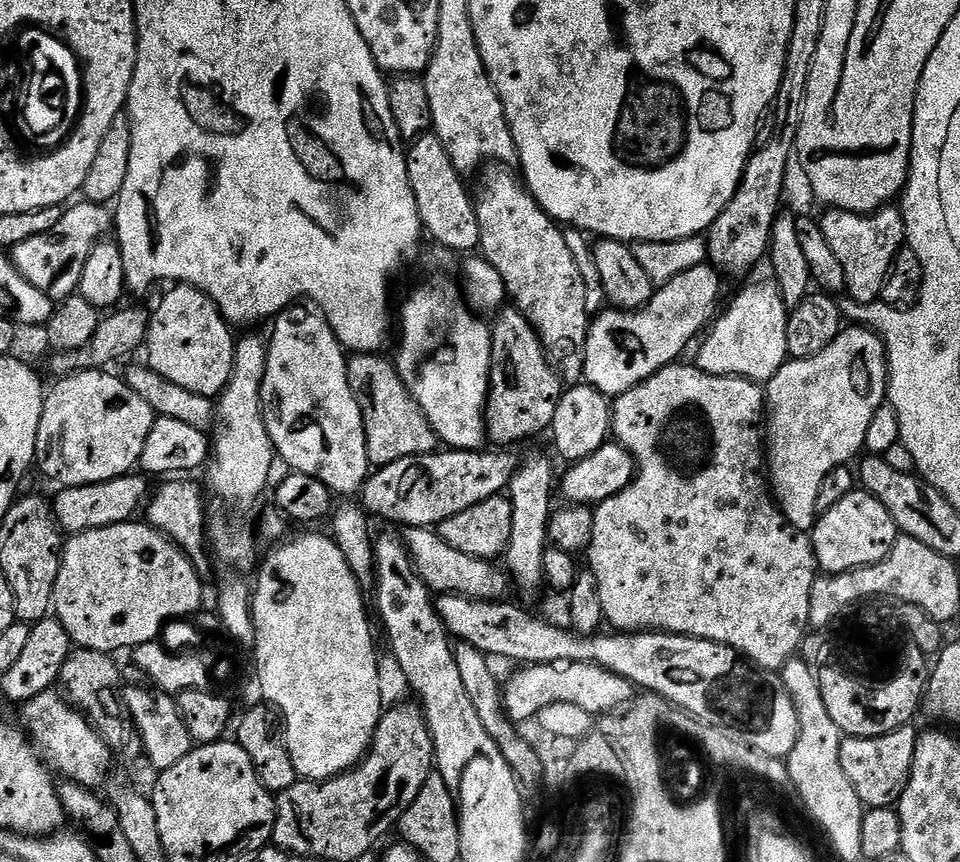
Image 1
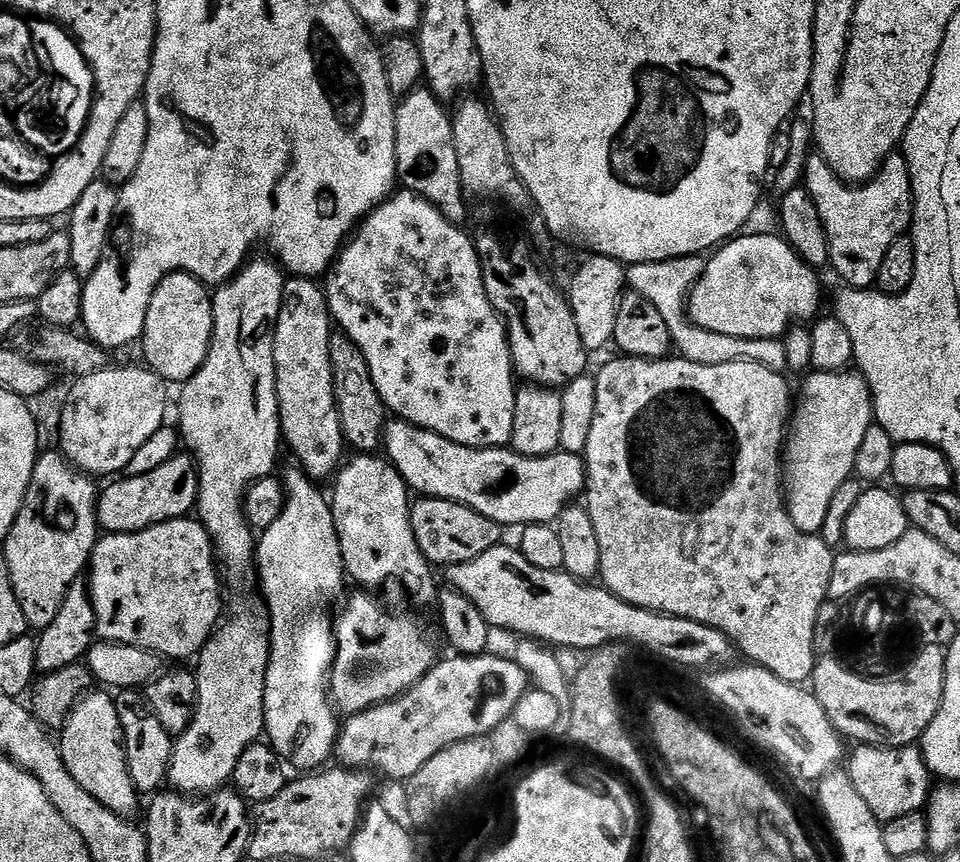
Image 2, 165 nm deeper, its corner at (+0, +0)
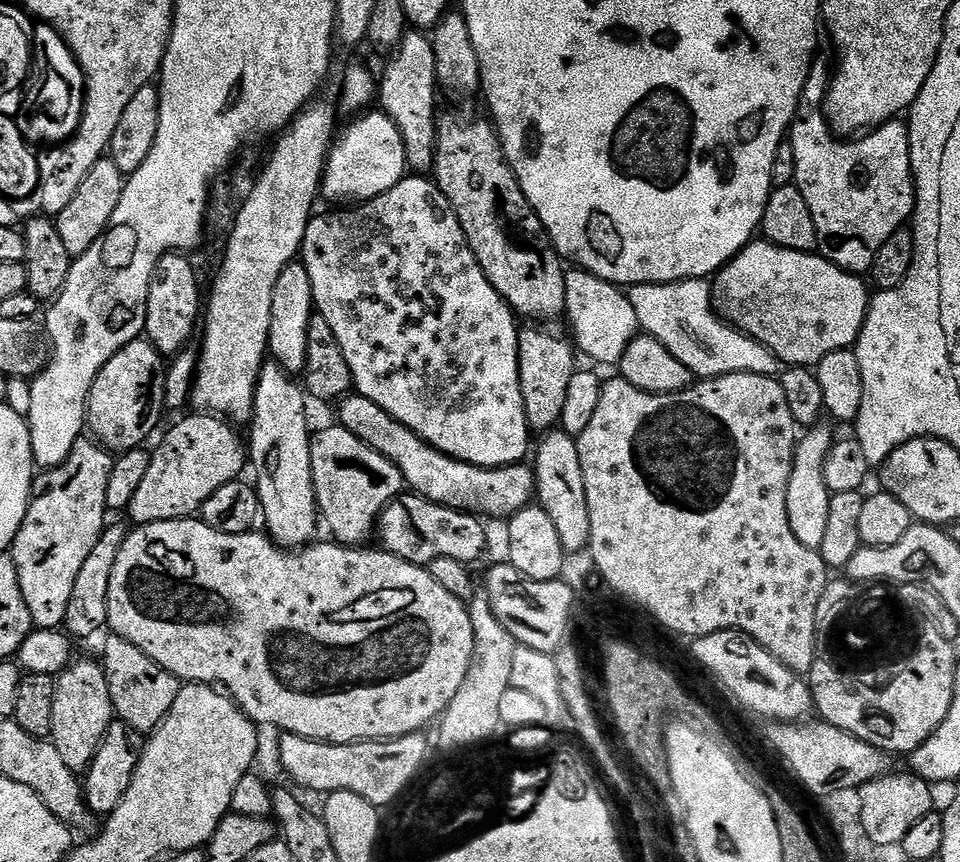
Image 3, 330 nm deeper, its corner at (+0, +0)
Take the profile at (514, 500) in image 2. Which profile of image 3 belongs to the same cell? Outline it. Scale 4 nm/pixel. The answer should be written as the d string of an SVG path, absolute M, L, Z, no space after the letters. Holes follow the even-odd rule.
M349 394L339 401L339 427L350 430L366 446L378 450L382 458L394 462L402 474L405 485L415 495L425 496L436 504L445 504L447 508L458 508L466 512L488 516L511 518L533 503L536 495L536 473L527 463L510 464L501 468L479 468L461 460L442 454L430 446L414 430L402 426L382 406L370 402L370 398L359 394Z

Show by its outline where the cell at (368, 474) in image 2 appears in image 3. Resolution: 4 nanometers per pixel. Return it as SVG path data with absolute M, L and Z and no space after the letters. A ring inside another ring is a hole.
M333 426L333 428L328 428L325 432L316 432L312 437L312 449L310 450L310 466L312 467L312 477L314 478L314 494L316 495L316 507L318 509L319 519L322 521L326 527L332 531L331 539L335 543L343 544L345 546L364 546L369 543L368 539L373 539L374 533L378 528L378 521L382 513L384 513L384 508L391 502L395 500L397 496L401 495L405 491L406 485L402 474L398 470L398 466L394 466L394 462L390 462L386 458L382 458L382 454L378 454L378 450L374 450L370 446L366 446L366 442L362 442L362 438L358 438L354 434L350 434L350 430L341 428L339 426Z

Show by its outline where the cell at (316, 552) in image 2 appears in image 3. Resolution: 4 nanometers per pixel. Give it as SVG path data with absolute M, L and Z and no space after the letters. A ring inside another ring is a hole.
M265 363L258 374L254 394L250 421L252 433L246 436L251 463L252 460L256 463L254 487L260 499L262 524L268 527L267 535L285 550L299 550L311 545L317 539L316 524L318 528L318 509L310 466L313 433L308 432L309 401L305 389L292 380L295 379L279 364Z

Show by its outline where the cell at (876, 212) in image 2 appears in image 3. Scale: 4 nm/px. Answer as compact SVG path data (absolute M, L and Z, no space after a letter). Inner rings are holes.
M817 59L808 71L800 105L792 119L790 142L794 146L795 185L806 198L810 214L814 218L814 230L818 230L818 252L839 268L853 274L869 271L886 238L905 227L916 209L916 182L912 179L908 126L903 119L893 118L879 128L871 129L859 138L837 138L828 122L825 104L828 99L830 64Z

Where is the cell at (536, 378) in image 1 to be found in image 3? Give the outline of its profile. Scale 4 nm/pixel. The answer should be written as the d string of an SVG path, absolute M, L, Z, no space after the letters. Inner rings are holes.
M452 108L449 112L439 113L434 182L442 194L446 194L454 214L458 214L458 222L466 234L470 250L474 250L474 258L478 258L478 266L482 266L490 286L498 290L513 313L520 318L525 316L528 322L552 322L548 320L556 320L559 316L561 319L566 306L565 265L509 166L499 135L487 115L479 116L468 108Z

